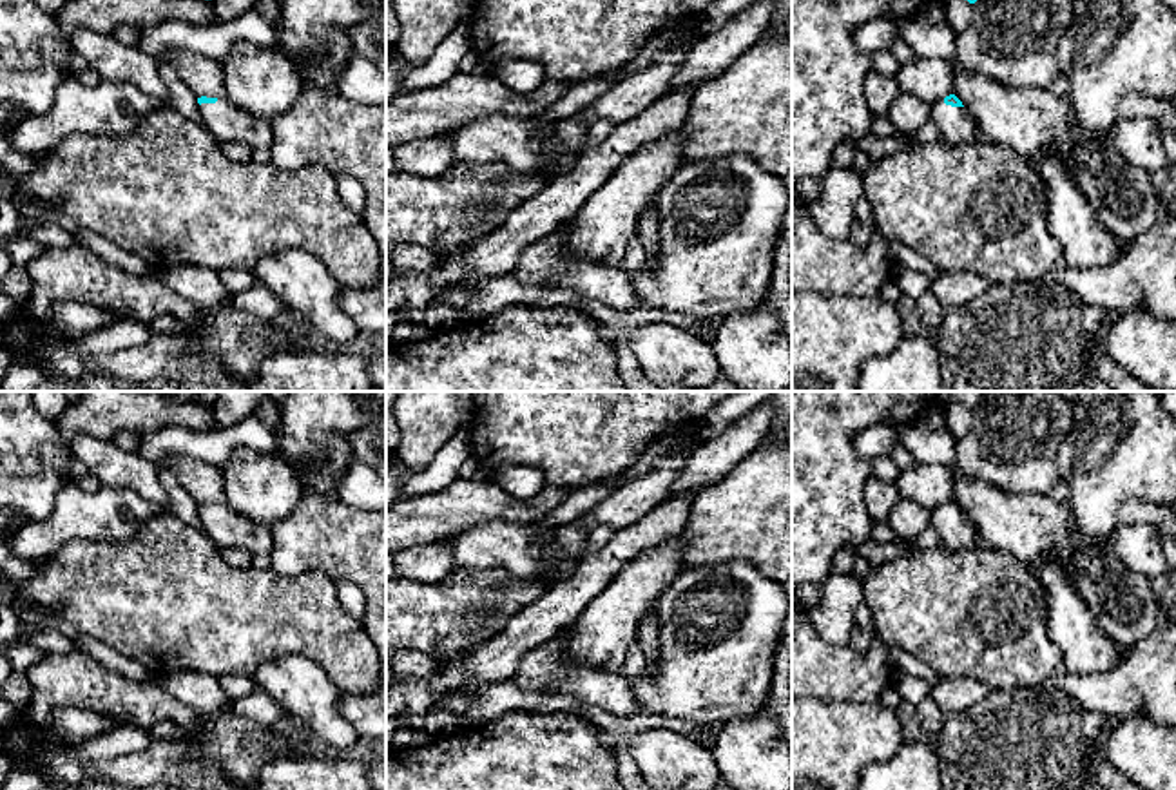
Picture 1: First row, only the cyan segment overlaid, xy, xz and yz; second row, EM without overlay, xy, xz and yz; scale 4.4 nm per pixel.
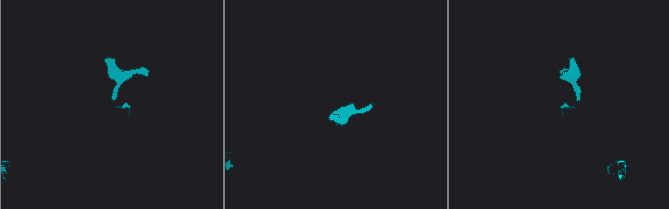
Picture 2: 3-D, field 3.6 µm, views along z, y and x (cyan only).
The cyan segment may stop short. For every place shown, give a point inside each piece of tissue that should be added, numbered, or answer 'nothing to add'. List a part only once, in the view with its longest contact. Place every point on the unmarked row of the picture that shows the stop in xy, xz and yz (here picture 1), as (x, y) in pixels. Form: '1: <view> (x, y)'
1: yz (955, 531)

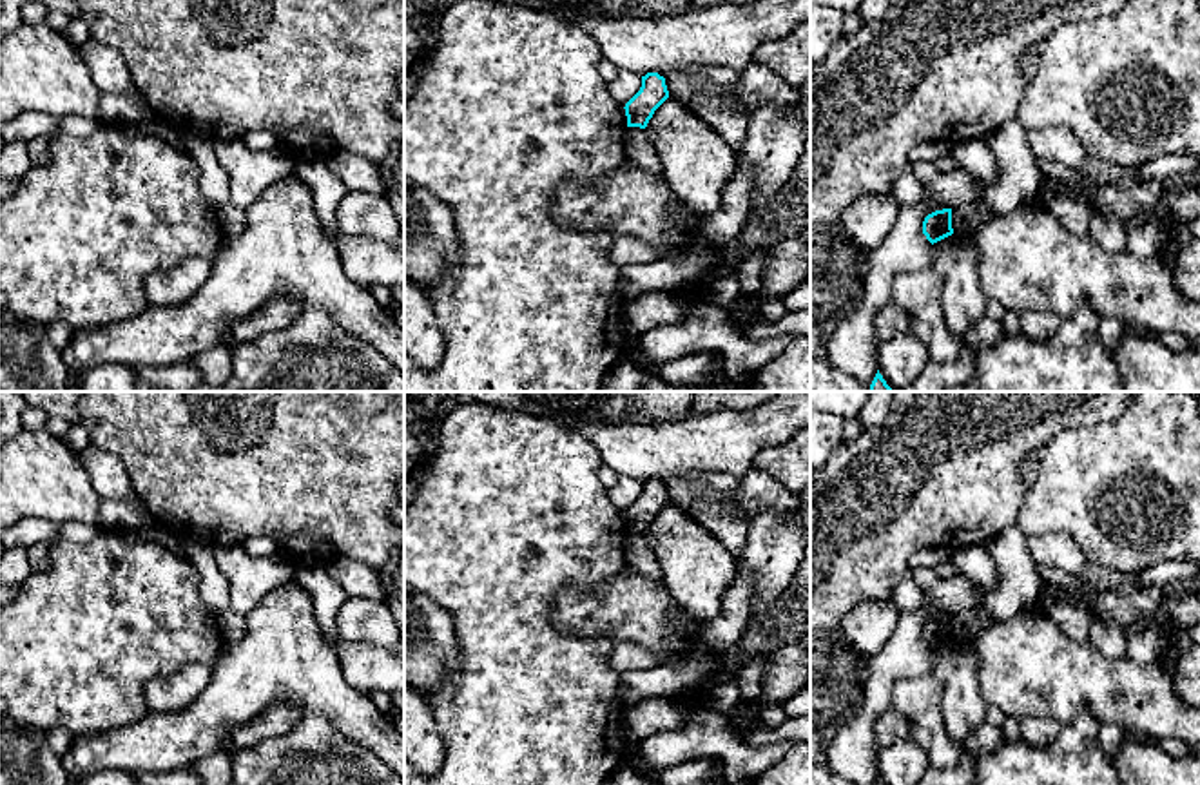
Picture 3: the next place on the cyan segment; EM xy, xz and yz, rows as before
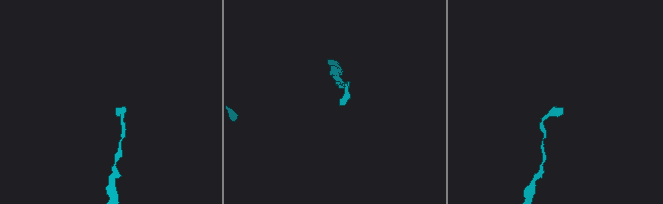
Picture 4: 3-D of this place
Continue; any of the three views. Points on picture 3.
nothing to add

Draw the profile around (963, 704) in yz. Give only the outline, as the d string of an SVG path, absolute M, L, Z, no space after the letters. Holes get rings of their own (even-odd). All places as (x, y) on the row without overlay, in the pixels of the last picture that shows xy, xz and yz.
M952 640L932 651L934 674L943 685L944 729L964 747L968 734L984 722L988 702L981 693L977 656L970 644Z

